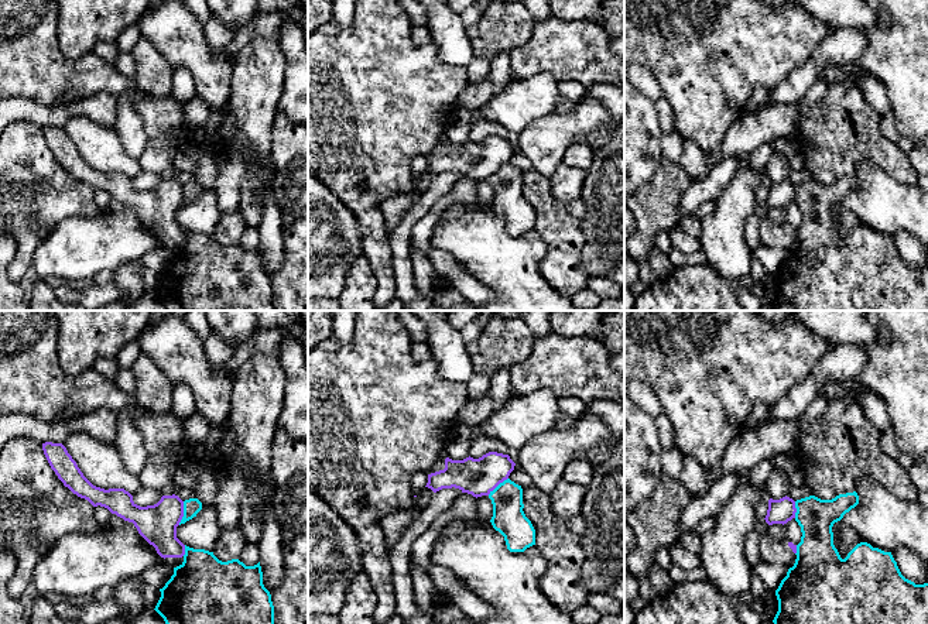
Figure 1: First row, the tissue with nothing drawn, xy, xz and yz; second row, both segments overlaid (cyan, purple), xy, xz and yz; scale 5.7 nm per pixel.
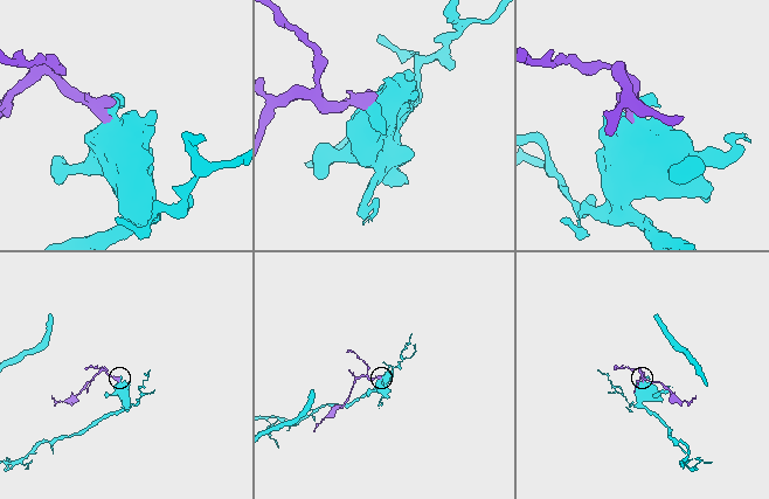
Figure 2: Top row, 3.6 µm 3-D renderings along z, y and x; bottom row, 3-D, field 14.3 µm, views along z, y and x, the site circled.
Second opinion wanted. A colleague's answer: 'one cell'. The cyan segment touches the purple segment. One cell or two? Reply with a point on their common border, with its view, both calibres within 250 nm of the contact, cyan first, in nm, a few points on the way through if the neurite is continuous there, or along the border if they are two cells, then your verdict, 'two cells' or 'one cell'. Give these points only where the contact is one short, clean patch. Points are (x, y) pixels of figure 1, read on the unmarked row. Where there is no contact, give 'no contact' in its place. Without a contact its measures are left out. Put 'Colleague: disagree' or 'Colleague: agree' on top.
Colleague: disagree
meets cyan in xy at (184, 196); 100 nm thick on the cyan side, 220 nm on the other; border along xy (184, 185), (184, 199), (178, 208); two cells

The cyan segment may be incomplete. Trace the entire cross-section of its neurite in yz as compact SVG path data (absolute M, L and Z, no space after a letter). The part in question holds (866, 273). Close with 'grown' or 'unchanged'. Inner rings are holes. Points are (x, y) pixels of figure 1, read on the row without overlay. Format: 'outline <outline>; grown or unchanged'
outline M856 175L839 178L832 184L809 179L795 185L795 205L802 220L797 229L795 247L775 274L778 295L773 304L774 311L928 311L928 267L915 268L905 263L891 236L860 226L845 243L840 241L833 229L832 210L857 188Z; unchanged

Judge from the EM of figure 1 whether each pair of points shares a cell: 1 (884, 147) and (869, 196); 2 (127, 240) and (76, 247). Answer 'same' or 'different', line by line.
1: different
2: same

